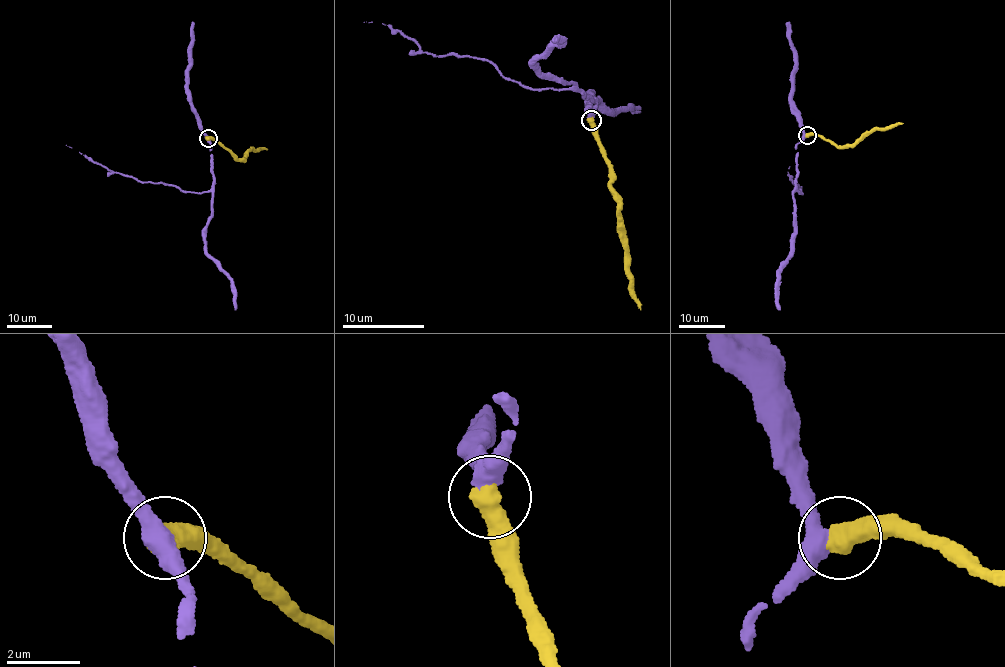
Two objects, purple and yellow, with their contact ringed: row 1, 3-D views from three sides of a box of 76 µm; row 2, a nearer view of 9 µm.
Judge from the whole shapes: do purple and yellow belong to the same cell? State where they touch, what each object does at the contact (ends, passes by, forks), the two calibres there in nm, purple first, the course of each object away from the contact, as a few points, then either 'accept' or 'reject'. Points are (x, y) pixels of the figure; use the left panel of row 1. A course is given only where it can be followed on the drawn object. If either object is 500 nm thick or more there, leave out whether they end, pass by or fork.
place (208, 138); calibres 400 and 700 nm; course purple (208, 138), (213, 187), (201, 193), (140, 182), (96, 163), (66, 145); course yellow (208, 138), (245, 160), (251, 150), (267, 149); accept

